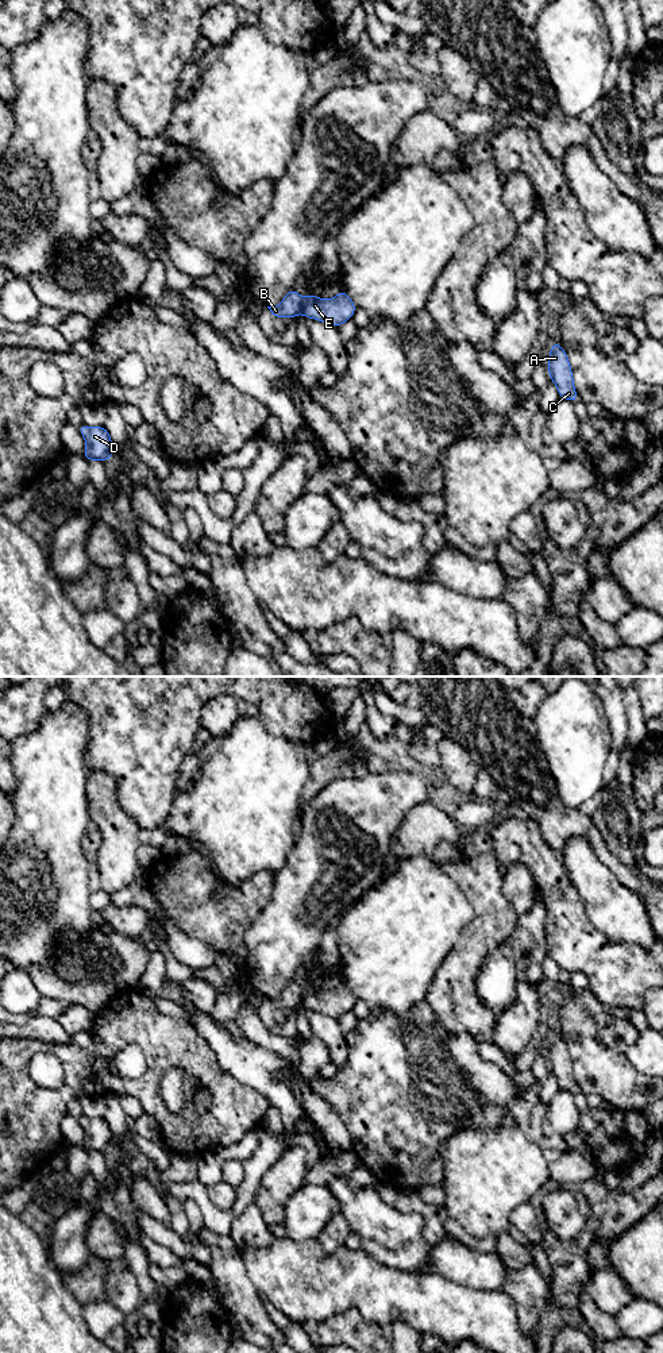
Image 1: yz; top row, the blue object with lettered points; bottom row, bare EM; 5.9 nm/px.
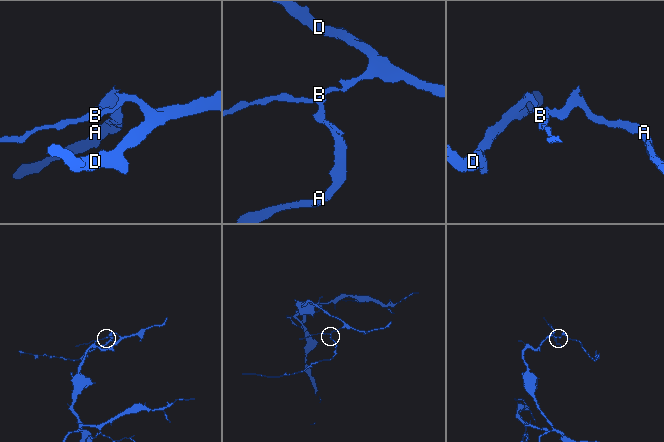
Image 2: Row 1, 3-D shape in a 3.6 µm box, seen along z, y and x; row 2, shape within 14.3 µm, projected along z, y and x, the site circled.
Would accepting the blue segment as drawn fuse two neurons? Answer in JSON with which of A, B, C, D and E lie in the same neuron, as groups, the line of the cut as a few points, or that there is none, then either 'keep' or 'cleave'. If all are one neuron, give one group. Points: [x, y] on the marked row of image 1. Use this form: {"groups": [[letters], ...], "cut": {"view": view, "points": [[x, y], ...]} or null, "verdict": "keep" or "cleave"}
{"groups": [["A", "C", "E"], ["B", "D"]], "cut": {"view": "yz", "points": [[304, 299], [300, 311]]}, "verdict": "cleave"}

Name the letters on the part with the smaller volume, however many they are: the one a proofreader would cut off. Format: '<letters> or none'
A, C, E

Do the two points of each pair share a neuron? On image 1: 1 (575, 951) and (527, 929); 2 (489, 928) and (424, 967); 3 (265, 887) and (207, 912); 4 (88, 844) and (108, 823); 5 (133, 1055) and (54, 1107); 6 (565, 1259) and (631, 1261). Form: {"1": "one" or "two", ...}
{"1": "two", "2": "two", "3": "one", "4": "two", "5": "two", "6": "two"}

